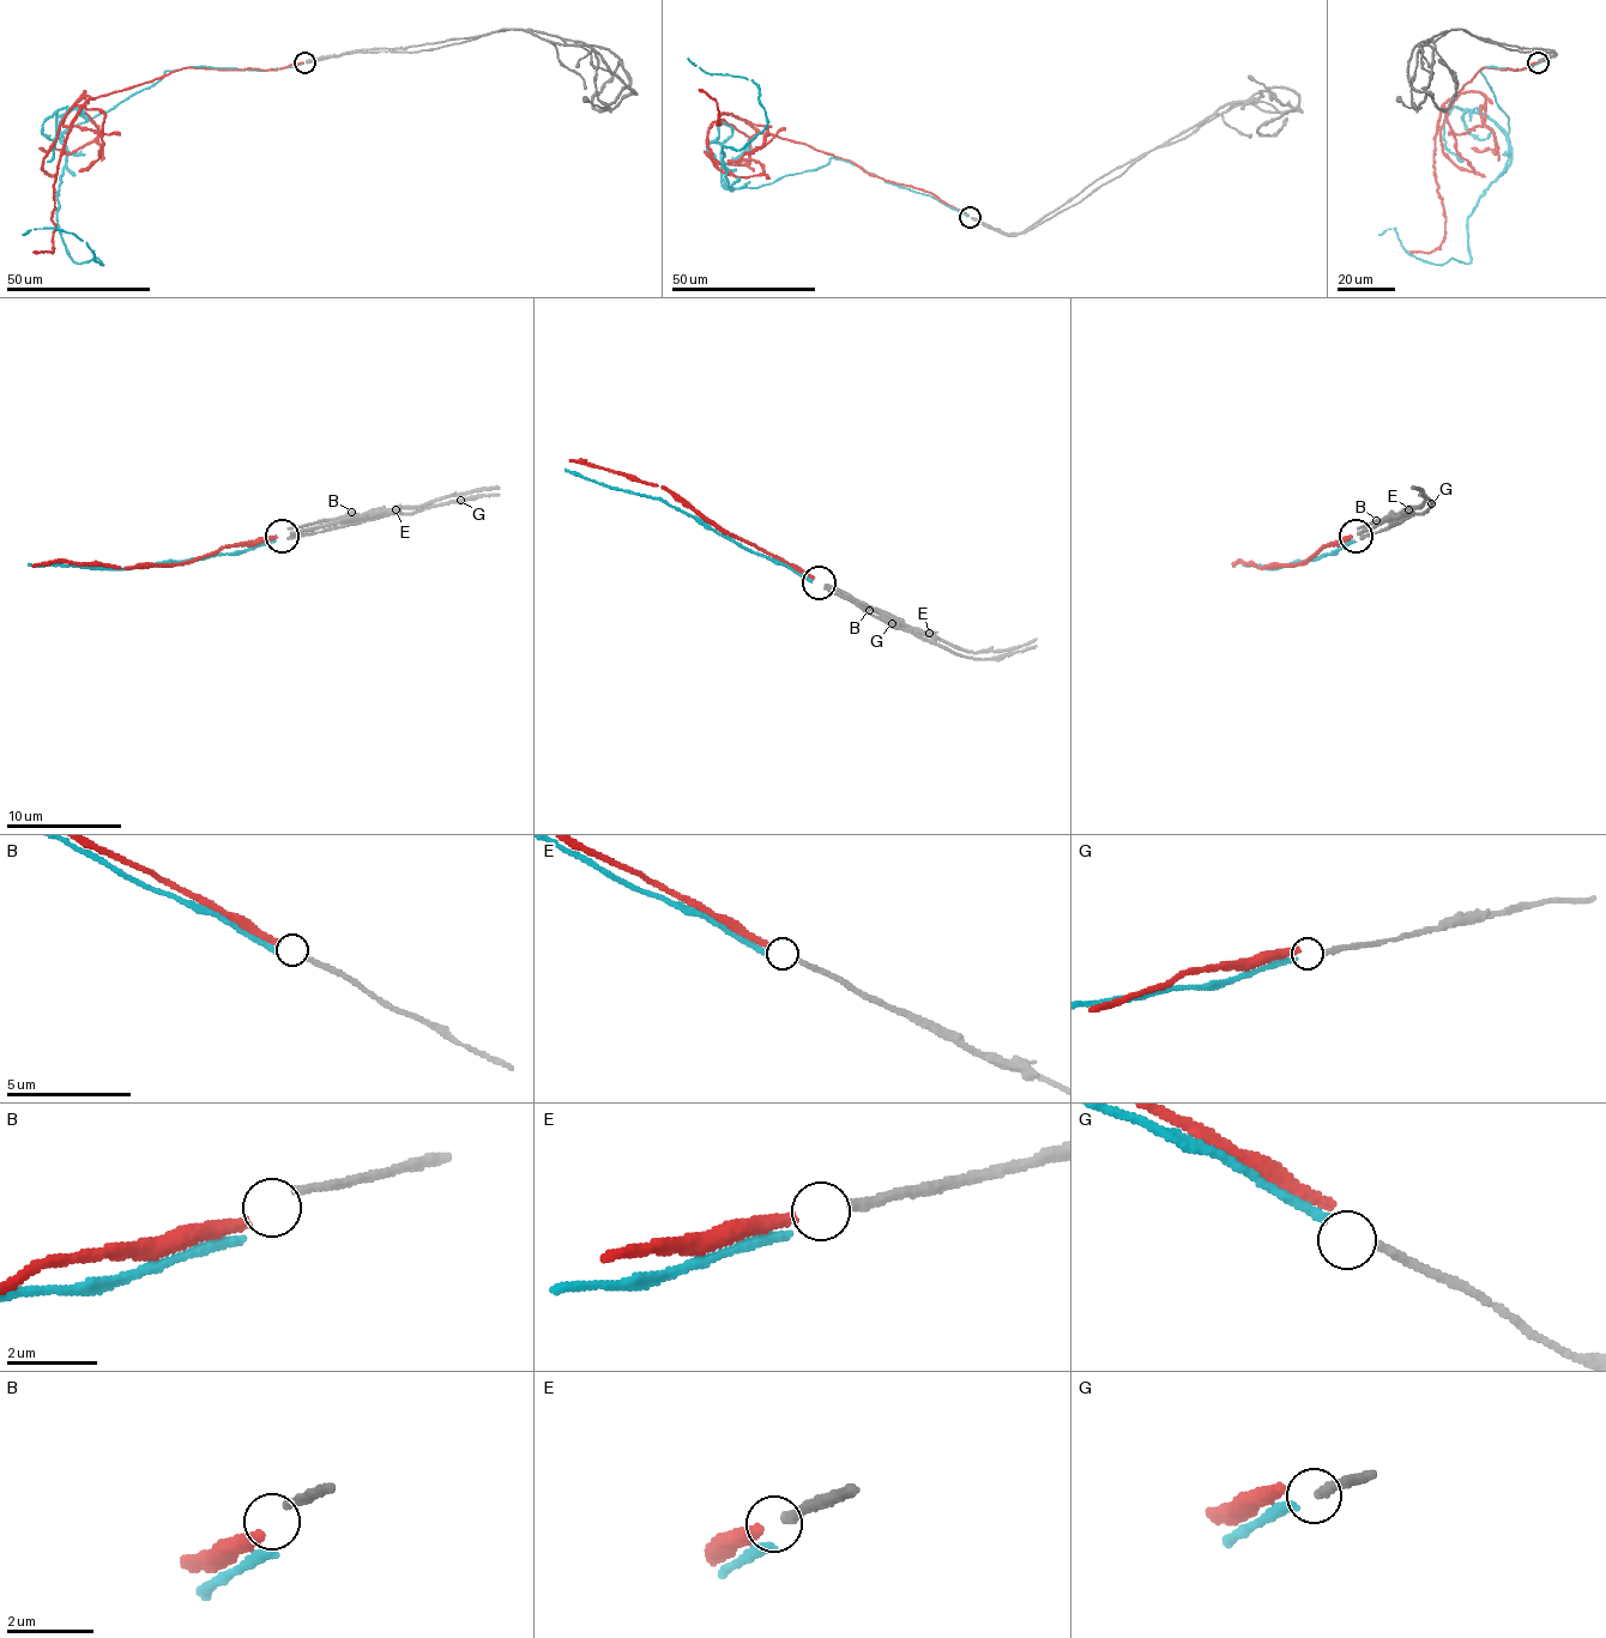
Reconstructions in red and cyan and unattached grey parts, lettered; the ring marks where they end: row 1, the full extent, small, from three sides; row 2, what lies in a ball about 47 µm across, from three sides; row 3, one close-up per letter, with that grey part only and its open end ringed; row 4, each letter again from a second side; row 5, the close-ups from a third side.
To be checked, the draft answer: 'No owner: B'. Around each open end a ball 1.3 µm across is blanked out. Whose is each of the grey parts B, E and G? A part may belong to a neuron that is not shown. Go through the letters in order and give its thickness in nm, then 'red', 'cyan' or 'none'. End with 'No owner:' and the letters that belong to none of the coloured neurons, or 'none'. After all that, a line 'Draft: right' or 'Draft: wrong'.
B: 170 nm | none
E: 220 nm | red
G: 200 nm | cyan
No owner: B
Draft: right

